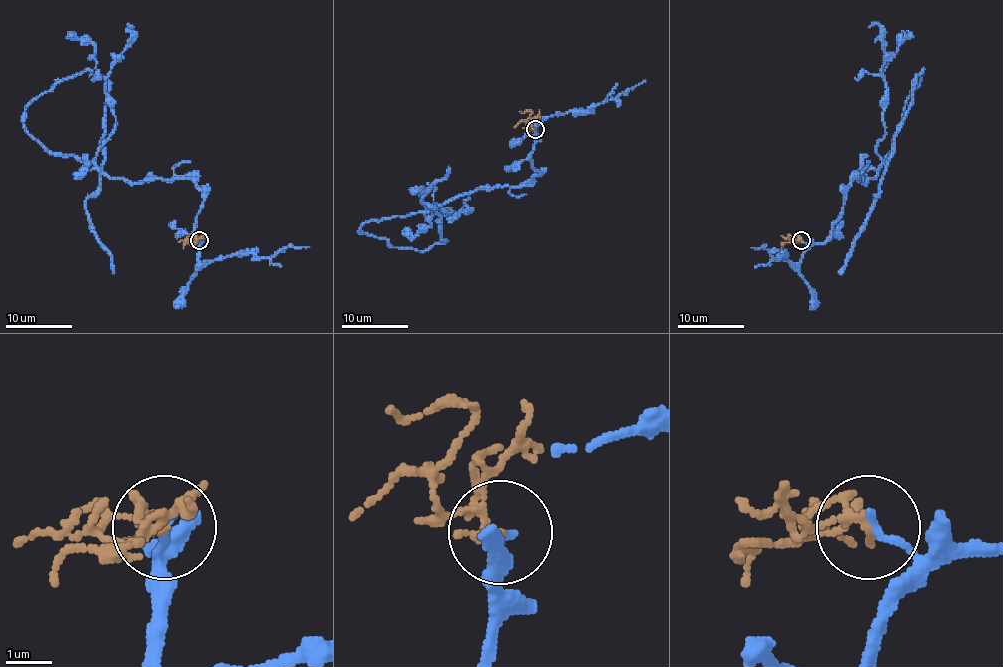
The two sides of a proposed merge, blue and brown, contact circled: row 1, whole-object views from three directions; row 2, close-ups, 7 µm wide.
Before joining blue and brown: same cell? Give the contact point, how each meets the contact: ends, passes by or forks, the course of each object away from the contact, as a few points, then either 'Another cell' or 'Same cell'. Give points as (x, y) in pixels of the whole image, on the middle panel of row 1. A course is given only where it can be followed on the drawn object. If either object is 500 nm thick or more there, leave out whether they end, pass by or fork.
Place: (535, 129). At the ring blue ends. At the ring brown forks. Course of blue: (536, 130), (539, 173), (526, 182), (359, 229), (394, 247), (443, 240), (422, 199), (450, 168). Course of brown: (536, 130), (529, 111), (519, 111). Another cell

